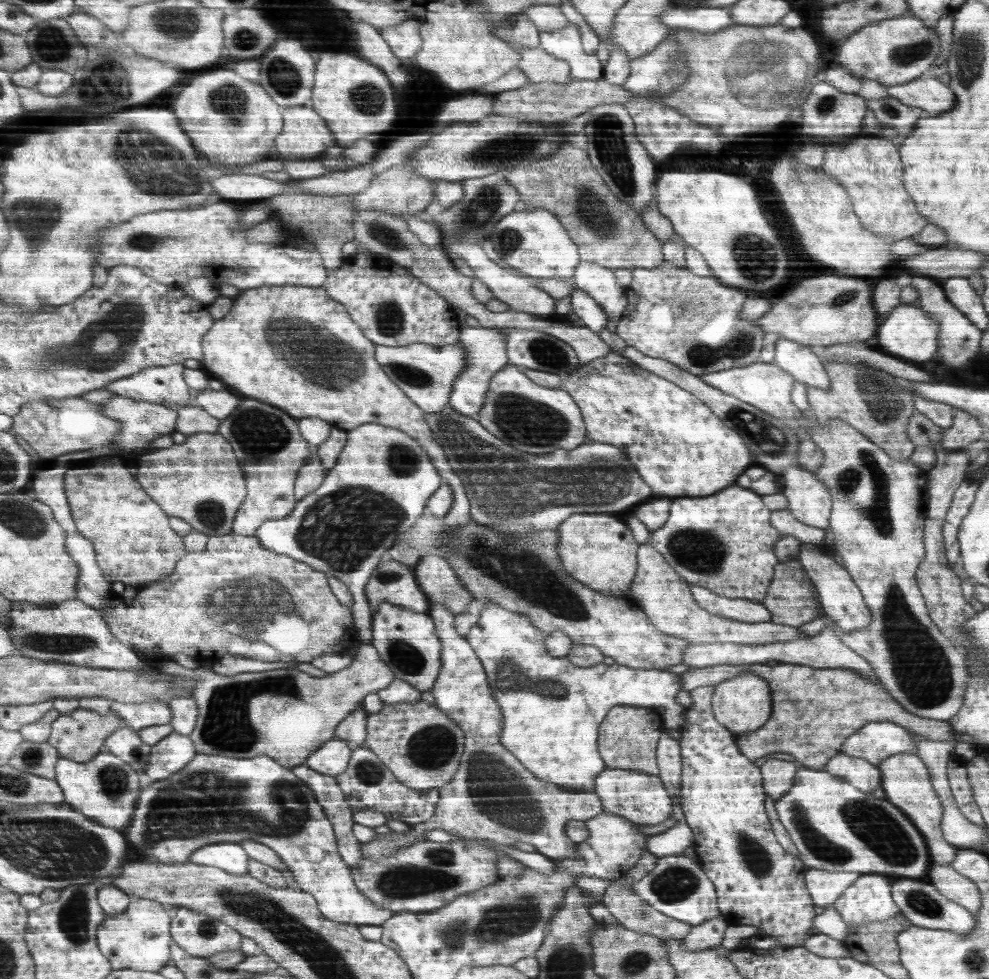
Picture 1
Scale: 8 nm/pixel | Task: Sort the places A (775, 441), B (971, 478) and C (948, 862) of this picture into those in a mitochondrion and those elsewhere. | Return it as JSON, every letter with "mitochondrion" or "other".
{"A":"mitochondrion","B":"other","C":"other"}

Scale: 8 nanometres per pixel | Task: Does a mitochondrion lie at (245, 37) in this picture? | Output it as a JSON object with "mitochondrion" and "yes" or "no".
{"mitochondrion":"yes"}

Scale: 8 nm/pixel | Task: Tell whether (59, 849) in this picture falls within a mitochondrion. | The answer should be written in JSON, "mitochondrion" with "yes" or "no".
{"mitochondrion":"yes"}

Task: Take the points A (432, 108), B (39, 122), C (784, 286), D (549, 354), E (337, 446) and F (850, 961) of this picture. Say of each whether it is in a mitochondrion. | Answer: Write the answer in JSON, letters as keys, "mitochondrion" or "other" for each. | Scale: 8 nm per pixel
{"A":"other","B":"other","C":"mitochondrion","D":"mitochondrion","E":"other","F":"other"}

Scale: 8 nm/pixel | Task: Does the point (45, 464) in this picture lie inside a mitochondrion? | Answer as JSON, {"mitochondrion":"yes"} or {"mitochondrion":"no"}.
{"mitochondrion":"no"}

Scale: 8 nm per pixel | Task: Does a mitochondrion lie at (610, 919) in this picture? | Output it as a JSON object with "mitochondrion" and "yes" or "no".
{"mitochondrion":"no"}

